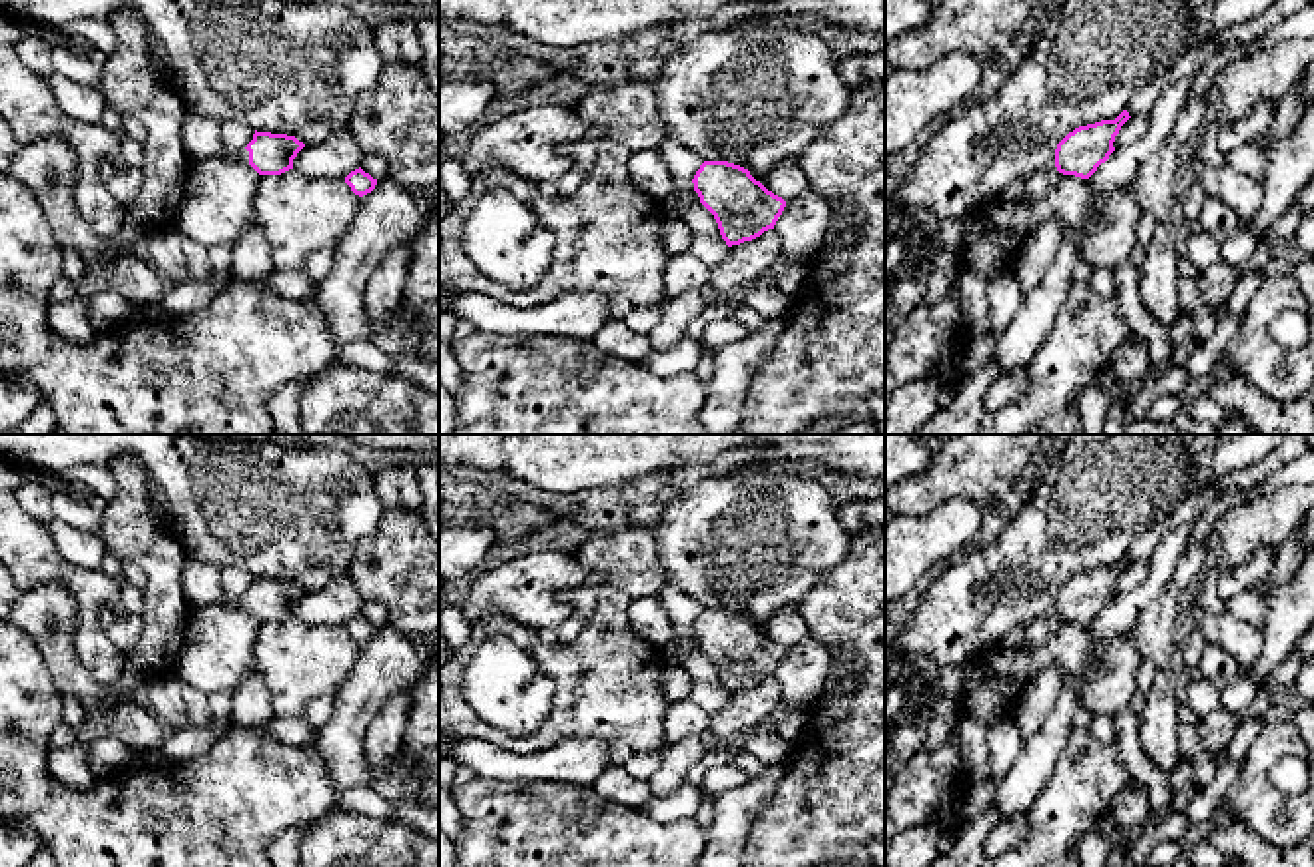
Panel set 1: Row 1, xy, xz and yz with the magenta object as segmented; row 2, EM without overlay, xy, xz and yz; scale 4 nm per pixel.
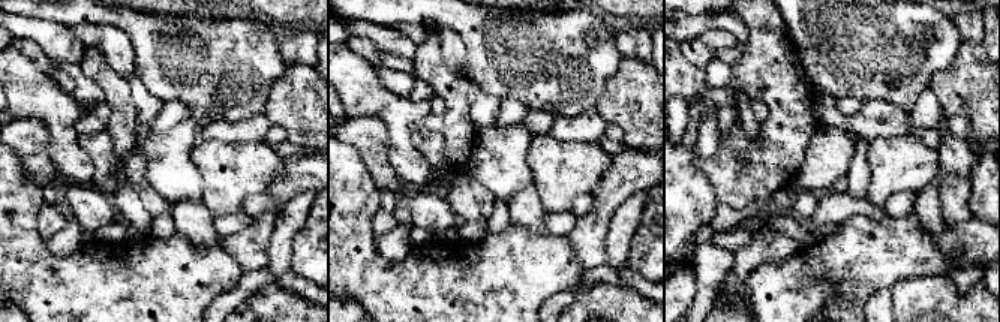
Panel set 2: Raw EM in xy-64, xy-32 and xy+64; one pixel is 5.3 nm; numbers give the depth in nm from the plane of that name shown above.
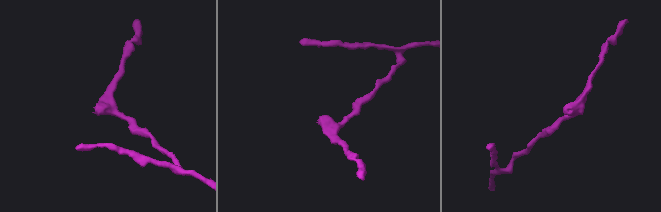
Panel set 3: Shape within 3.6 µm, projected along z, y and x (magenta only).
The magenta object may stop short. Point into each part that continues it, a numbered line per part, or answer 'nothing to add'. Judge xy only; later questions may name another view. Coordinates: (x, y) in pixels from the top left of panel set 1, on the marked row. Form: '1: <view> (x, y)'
1: xy (200, 136)

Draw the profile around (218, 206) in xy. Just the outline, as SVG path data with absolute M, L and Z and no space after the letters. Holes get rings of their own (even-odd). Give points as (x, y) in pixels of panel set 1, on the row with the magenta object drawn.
M191 161L173 227L211 247L235 247L257 223L255 193L261 175L239 161Z

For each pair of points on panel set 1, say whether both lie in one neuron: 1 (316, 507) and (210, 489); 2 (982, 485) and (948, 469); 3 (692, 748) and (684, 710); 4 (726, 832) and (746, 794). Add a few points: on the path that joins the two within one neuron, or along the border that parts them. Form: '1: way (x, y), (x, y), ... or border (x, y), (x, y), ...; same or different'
1: way (290, 507), (236, 503); same
2: way (974, 477), (966, 469), (956, 469); same
3: border (704, 736), (684, 736), (664, 744); different
4: way (732, 822), (732, 812), (740, 804); same

